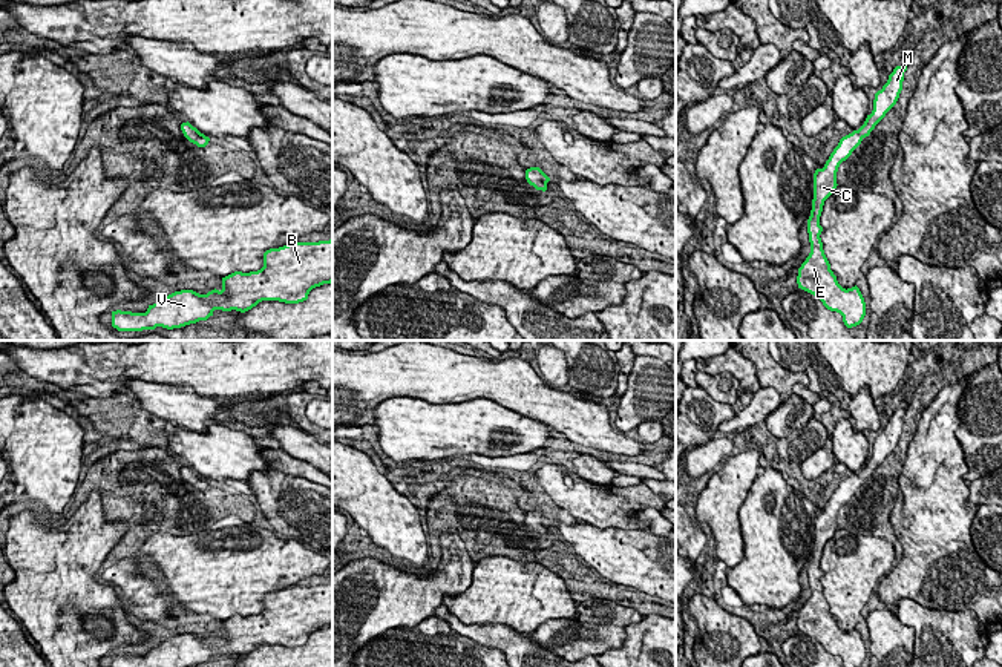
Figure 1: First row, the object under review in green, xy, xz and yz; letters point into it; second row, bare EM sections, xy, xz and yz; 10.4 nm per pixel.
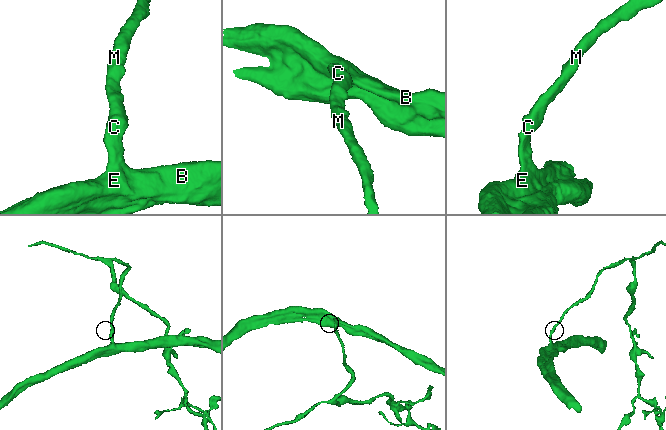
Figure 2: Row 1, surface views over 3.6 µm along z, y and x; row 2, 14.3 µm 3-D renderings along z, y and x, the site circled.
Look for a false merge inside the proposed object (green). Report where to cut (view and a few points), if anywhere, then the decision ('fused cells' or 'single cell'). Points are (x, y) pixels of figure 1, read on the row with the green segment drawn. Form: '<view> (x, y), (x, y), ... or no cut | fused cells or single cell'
no cut | single cell

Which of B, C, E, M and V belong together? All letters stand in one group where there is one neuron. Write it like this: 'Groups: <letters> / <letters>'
Groups: B C E M V

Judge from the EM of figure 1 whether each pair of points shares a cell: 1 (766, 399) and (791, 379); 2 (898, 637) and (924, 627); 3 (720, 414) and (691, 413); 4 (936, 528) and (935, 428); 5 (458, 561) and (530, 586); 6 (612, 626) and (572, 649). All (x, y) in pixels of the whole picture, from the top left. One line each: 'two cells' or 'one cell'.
1: two cells
2: two cells
3: one cell
4: one cell
5: two cells
6: one cell

